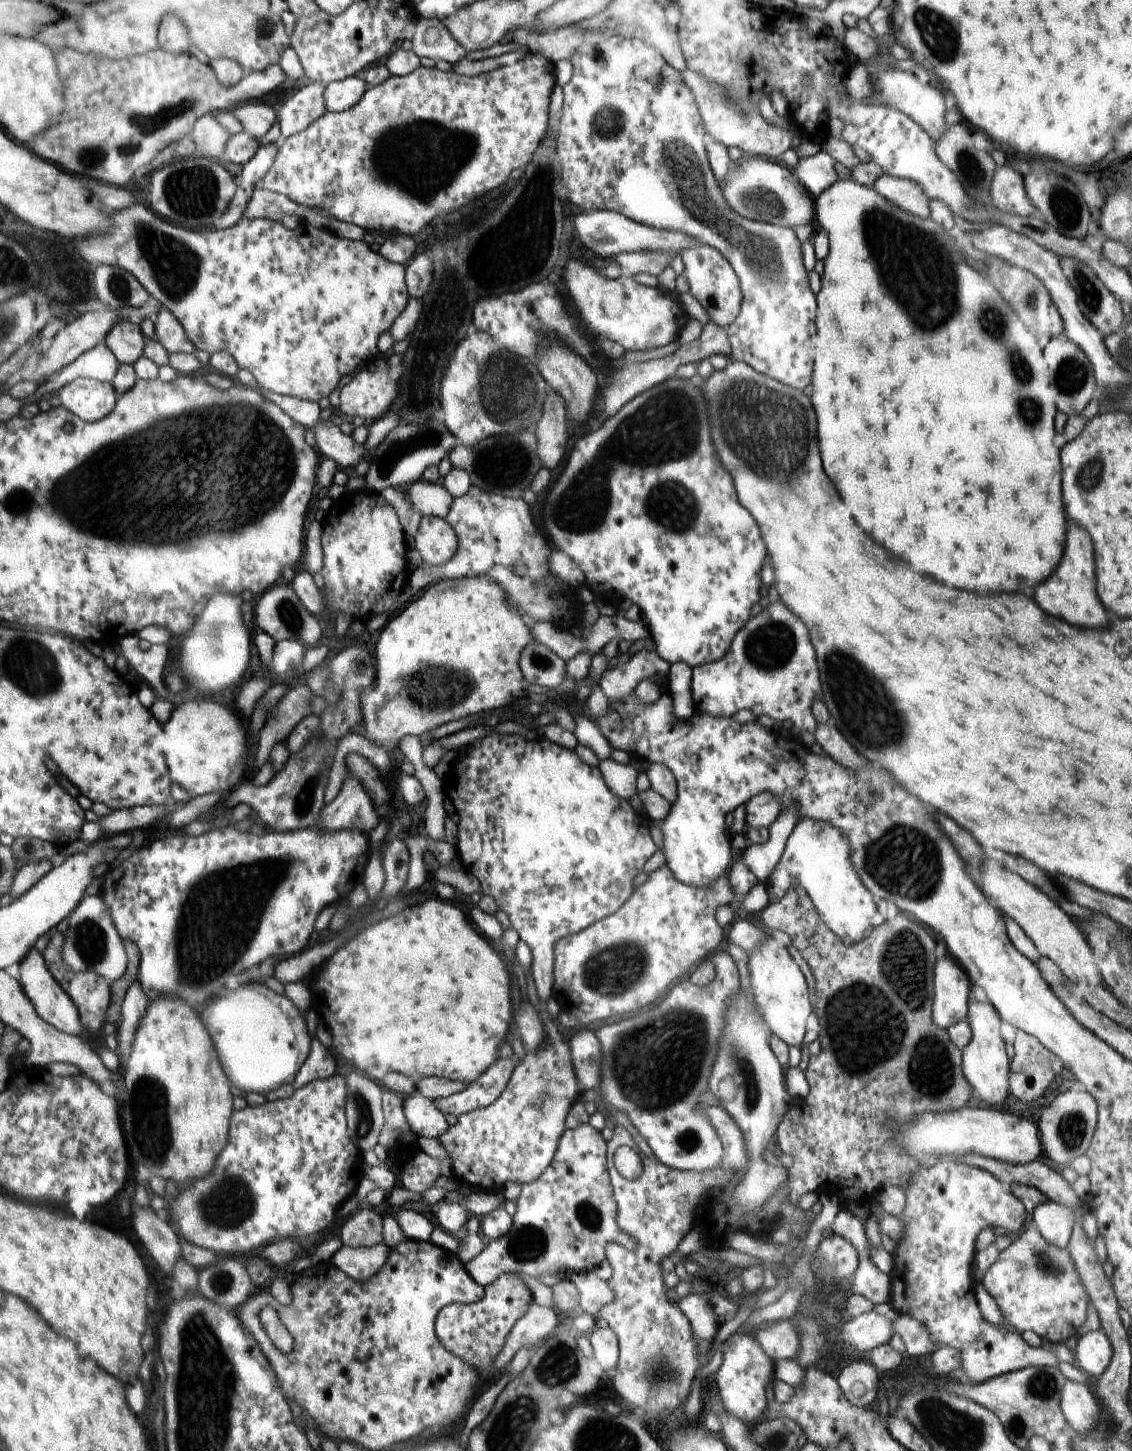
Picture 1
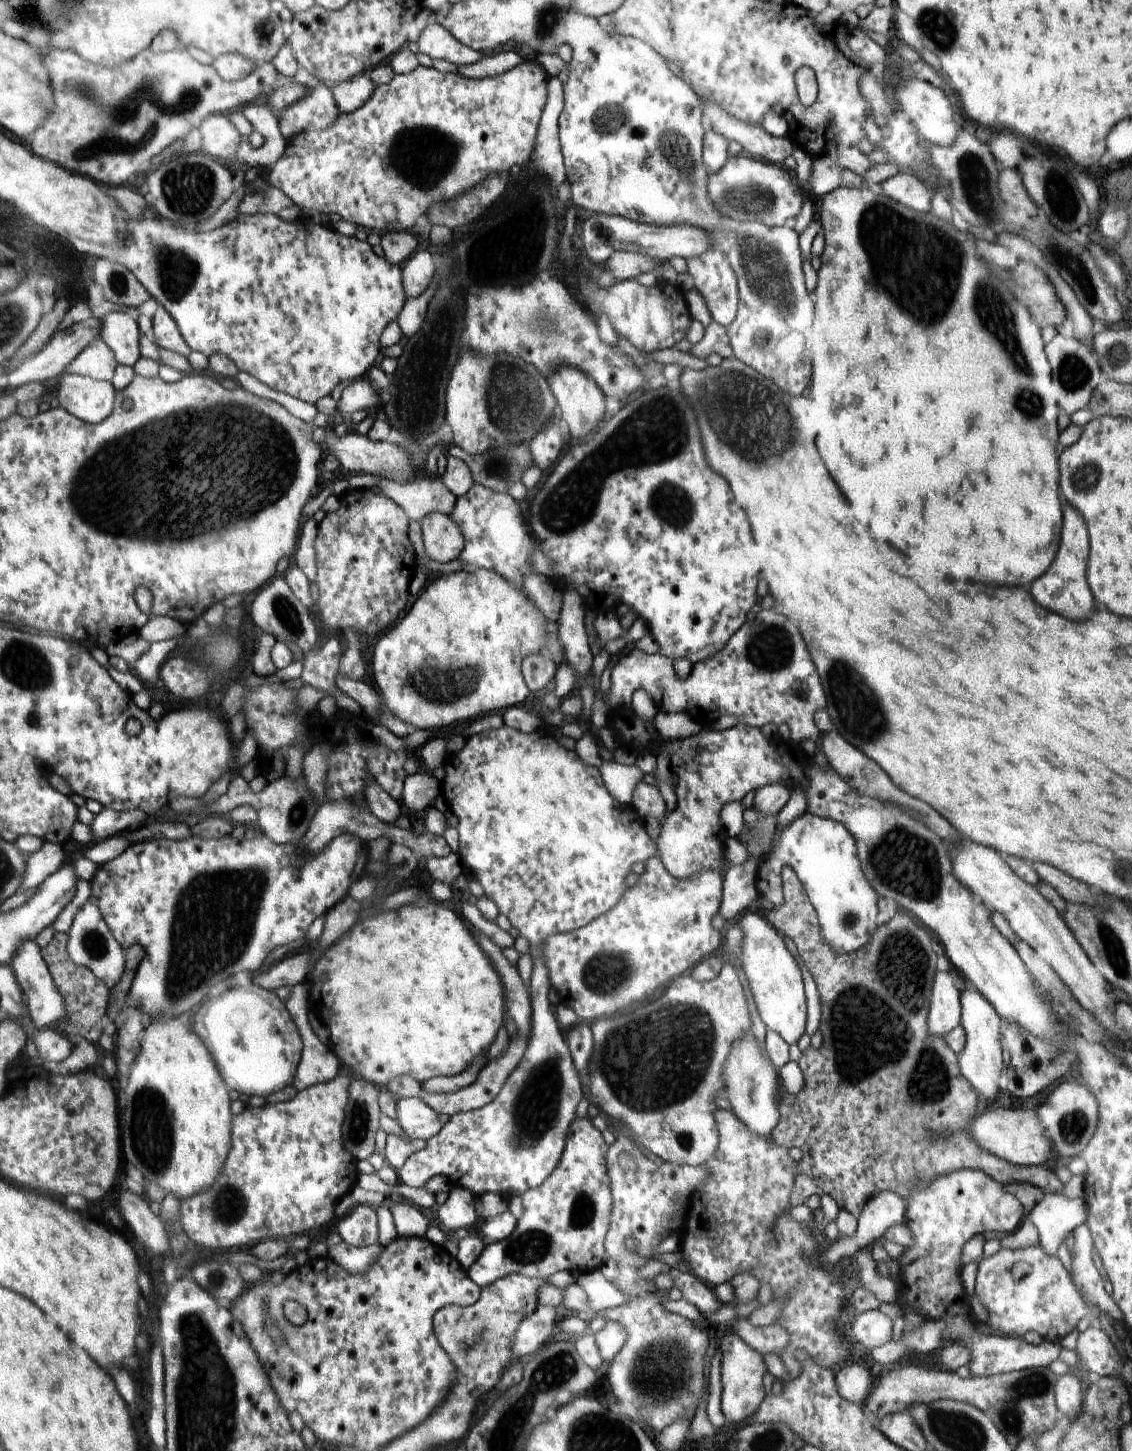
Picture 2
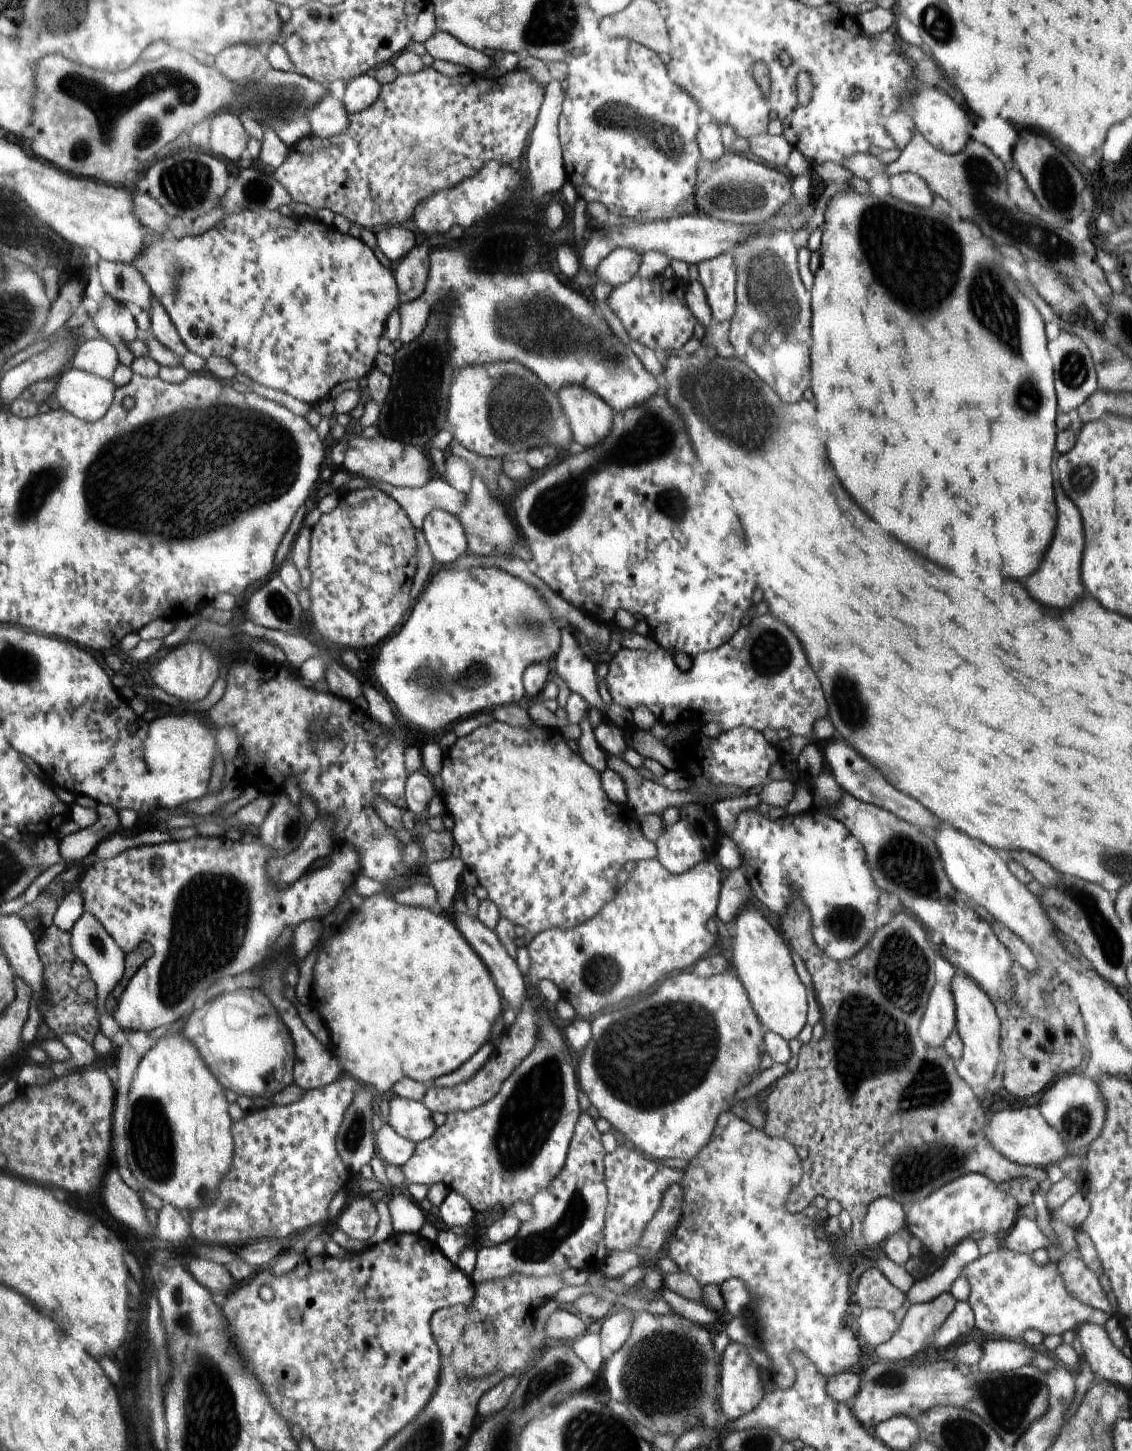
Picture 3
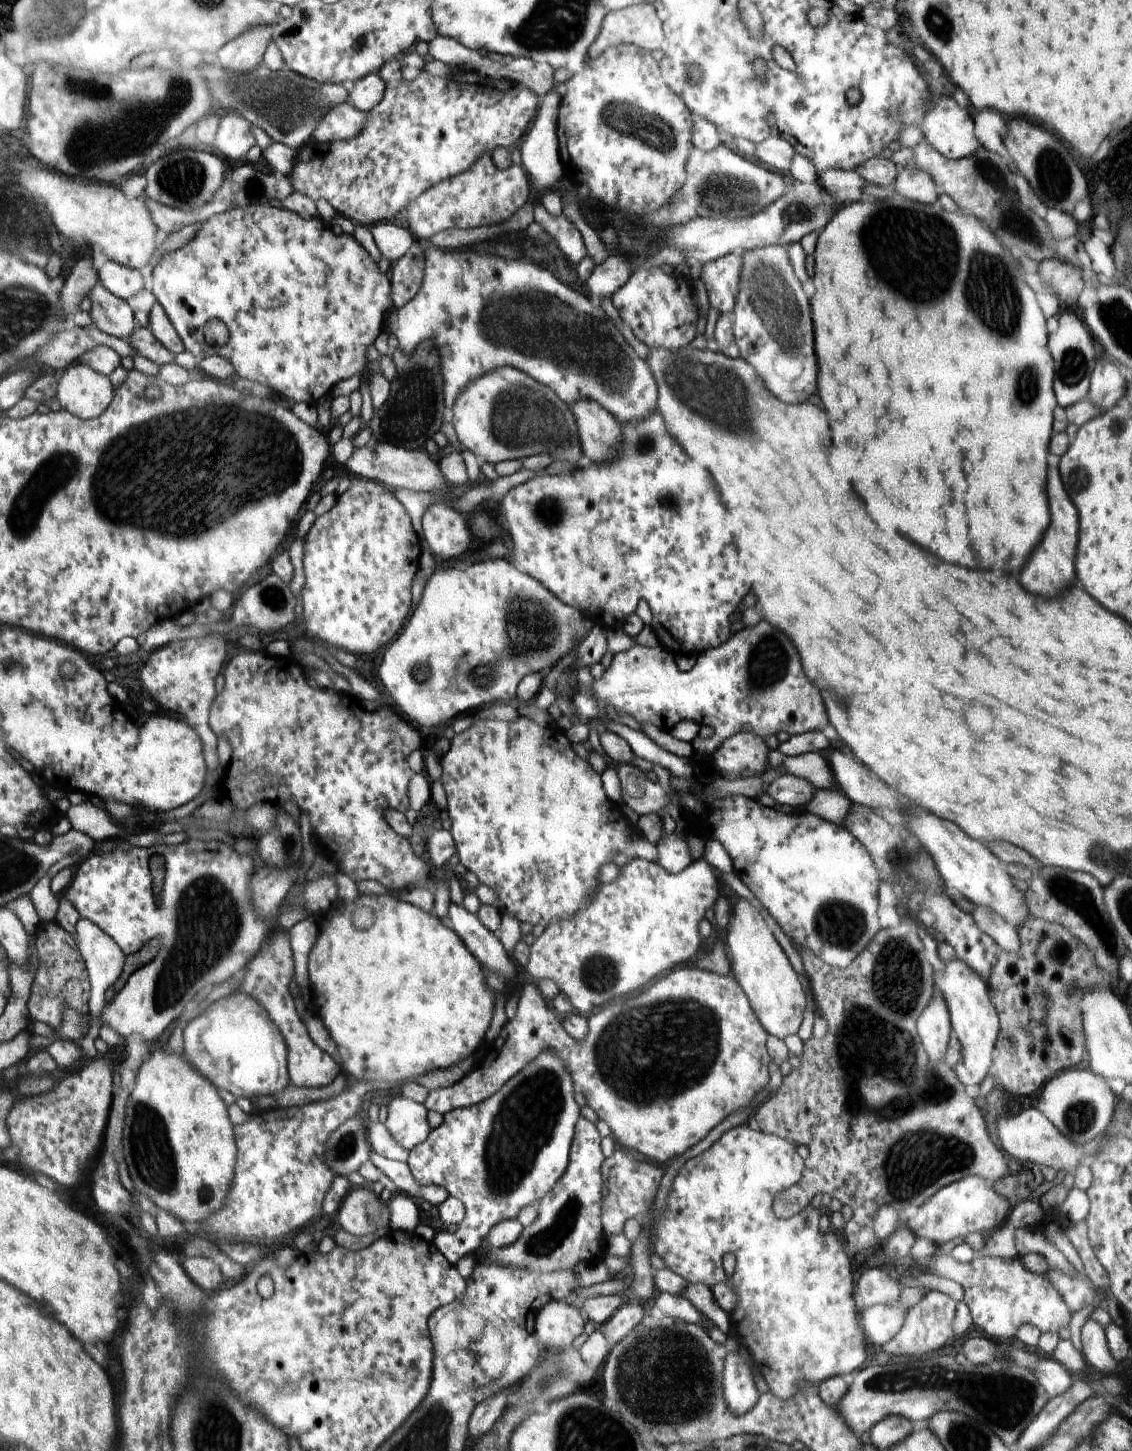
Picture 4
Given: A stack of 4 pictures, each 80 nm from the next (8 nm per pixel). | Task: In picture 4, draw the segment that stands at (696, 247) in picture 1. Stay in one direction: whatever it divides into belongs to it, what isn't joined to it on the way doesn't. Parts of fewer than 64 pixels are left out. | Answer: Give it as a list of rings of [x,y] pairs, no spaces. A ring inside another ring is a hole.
[[[729,254],[703,264],[700,278],[707,286],[709,303],[721,314],[735,308],[742,274],[742,255]]]

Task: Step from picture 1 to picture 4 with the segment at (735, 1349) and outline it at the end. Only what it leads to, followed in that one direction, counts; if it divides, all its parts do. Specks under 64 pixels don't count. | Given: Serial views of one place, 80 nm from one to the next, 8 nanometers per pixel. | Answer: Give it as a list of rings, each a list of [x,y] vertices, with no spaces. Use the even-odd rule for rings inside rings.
[[[742,1352],[731,1353],[726,1358],[723,1369],[723,1394],[729,1409],[736,1415],[746,1414],[758,1404],[758,1390],[754,1386],[752,1370]]]

